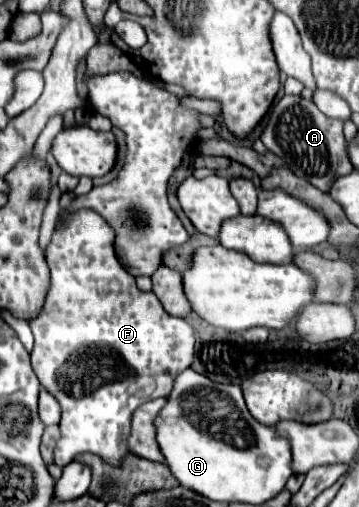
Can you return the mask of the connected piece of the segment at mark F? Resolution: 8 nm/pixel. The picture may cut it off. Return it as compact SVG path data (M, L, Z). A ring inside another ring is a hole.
M83 209L67 221L67 229L59 229L59 231L53 233L53 239L51 239L51 243L47 247L47 255L45 255L49 271L51 271L51 287L49 287L49 293L47 293L47 303L43 307L43 313L39 315L39 319L31 321L31 331L35 335L35 347L33 347L33 353L31 353L31 363L33 363L33 371L39 377L41 385L61 405L61 423L59 423L61 437L59 437L59 441L55 445L55 451L53 451L53 461L59 467L69 465L81 453L93 453L93 455L101 457L103 461L107 461L109 465L119 467L123 463L123 457L131 455L129 445L127 445L127 437L131 435L131 417L133 417L135 409L139 409L139 405L143 405L147 401L153 401L157 397L169 397L171 387L175 383L175 377L183 369L191 367L193 357L195 357L195 333L193 333L191 325L185 319L177 319L177 317L167 315L163 305L155 297L155 293L143 293L143 291L137 289L135 279L127 271L123 271L123 267L115 259L115 251L113 251L111 243L113 243L113 229L105 223L105 219L99 217L97 213L89 211L89 209Z

